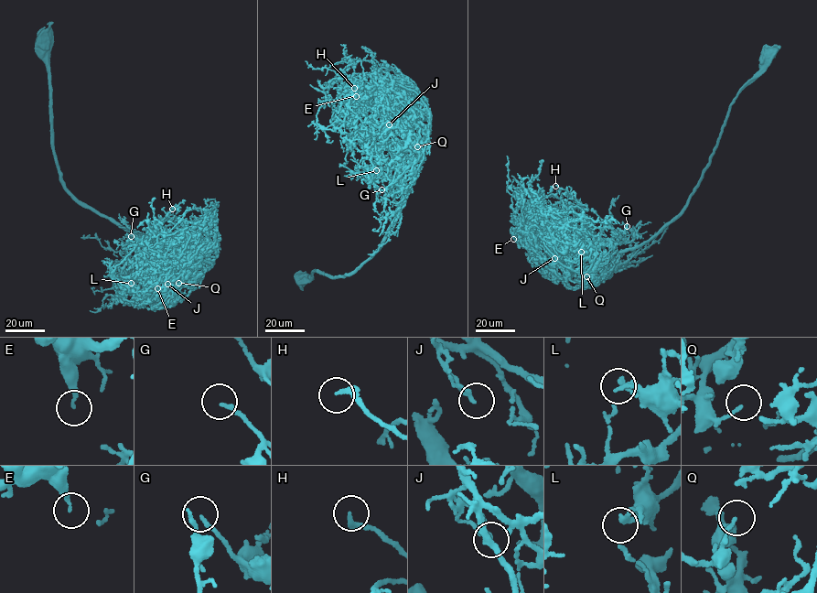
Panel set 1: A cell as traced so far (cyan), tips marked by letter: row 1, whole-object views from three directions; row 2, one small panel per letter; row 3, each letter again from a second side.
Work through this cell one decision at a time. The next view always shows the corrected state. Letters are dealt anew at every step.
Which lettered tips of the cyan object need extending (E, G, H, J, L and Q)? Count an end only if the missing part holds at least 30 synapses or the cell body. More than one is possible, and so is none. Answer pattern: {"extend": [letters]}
{"extend": []}

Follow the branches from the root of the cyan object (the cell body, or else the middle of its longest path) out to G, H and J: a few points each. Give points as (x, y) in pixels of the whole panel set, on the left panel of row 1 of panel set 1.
G: (42, 39), (48, 74), (52, 145), (61, 182), (87, 208), (143, 240), (153, 242), (136, 234), (131, 236)
H: (42, 39), (53, 149), (65, 188), (151, 248), (147, 268), (142, 263), (150, 252), (142, 241), (172, 209)
J: (42, 39), (61, 182), (87, 208), (151, 248), (145, 262), (152, 267), (167, 264), (167, 284)

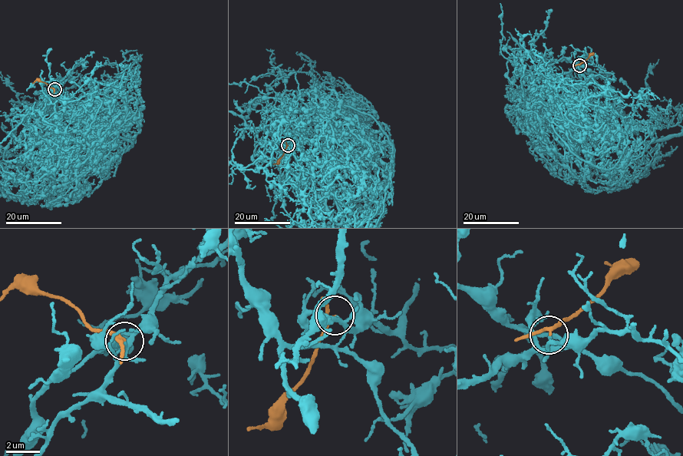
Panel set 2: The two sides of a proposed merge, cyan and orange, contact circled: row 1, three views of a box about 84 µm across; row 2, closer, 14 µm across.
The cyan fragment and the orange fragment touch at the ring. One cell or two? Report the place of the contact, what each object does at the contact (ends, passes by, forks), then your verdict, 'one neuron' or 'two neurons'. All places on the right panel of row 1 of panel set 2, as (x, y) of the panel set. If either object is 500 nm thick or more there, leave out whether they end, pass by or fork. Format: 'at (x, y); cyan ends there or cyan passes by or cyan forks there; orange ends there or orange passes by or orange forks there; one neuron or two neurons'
at (579, 65); cyan forks there; orange passes by; two neurons

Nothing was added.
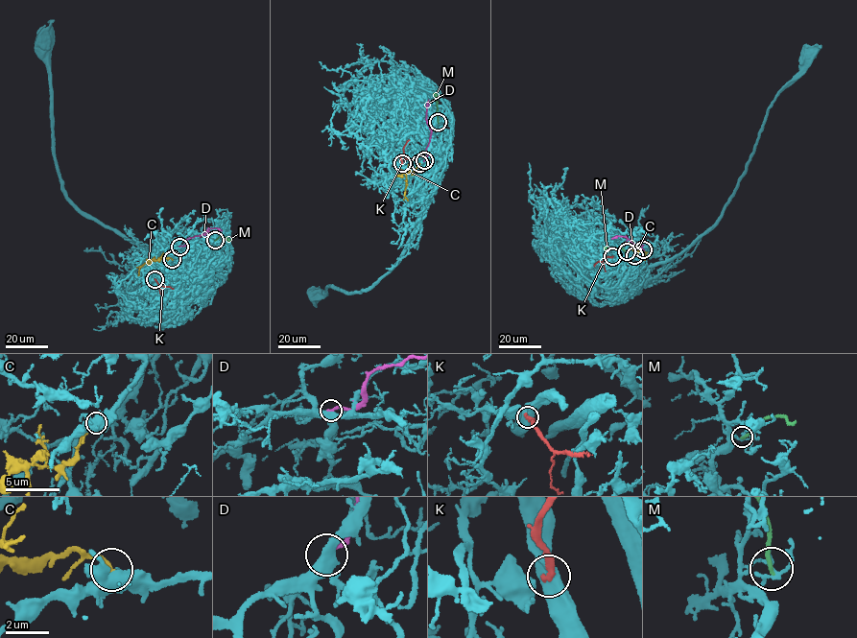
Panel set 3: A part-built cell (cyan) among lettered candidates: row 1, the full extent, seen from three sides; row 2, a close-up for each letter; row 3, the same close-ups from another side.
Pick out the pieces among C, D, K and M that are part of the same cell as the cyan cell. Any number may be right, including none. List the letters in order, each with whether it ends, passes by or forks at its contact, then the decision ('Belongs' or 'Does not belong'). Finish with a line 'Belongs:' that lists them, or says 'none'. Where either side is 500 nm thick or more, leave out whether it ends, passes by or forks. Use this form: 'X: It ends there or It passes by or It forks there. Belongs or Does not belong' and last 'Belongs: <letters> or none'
C: Belongs
D: It ends there. Does not belong
K: Does not belong
M: It ends there. Does not belong
Belongs: C

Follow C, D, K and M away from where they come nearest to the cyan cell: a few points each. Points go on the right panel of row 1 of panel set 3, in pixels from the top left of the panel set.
C: (634, 255), (638, 251), (633, 248), (642, 249), (645, 252), (645, 260)
D: (643, 249), (641, 245), (632, 244), (625, 237), (612, 239)
K: (612, 256), (594, 266)
M: (627, 251), (604, 247)

